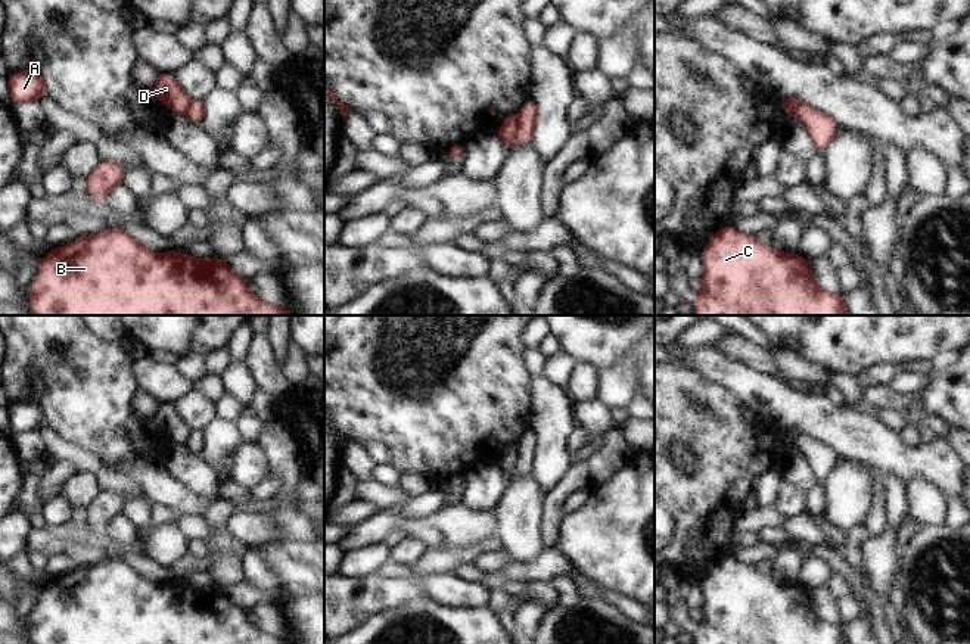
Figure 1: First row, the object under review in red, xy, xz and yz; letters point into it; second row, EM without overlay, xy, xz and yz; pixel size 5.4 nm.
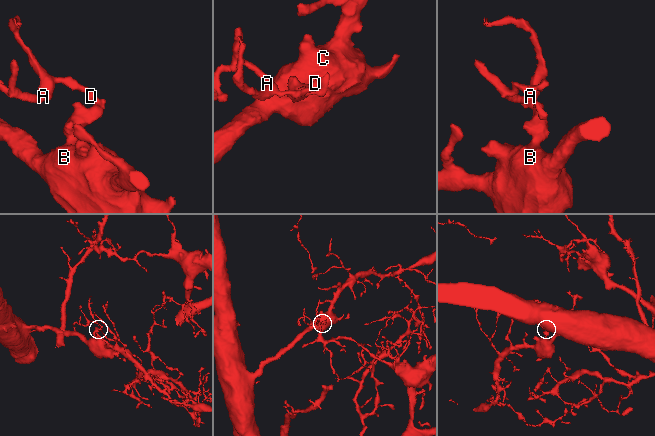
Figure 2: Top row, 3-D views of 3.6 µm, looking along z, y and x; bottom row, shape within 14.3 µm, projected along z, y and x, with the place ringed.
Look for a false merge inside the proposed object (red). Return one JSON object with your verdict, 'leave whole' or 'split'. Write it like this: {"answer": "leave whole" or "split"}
{"answer": "split"}

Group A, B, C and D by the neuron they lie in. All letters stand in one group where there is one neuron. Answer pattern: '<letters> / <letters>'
A D / B C

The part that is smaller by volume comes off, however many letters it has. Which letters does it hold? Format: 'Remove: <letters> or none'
Remove: A, D

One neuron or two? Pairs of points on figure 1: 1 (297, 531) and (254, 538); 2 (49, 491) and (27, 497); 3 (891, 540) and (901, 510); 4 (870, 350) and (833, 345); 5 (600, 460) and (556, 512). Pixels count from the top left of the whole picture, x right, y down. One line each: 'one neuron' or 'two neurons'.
1: two neurons
2: two neurons
3: one neuron
4: one neuron
5: one neuron

